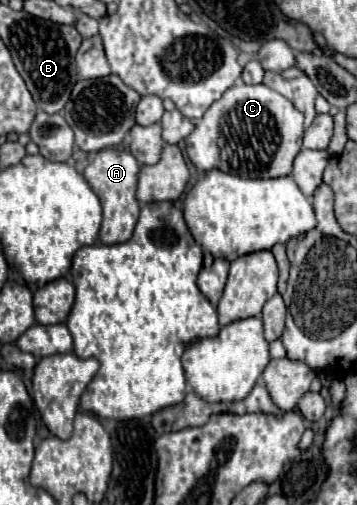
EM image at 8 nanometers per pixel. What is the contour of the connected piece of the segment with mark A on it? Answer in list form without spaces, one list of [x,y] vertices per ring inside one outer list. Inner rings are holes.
[[[121,149],[99,151],[95,155],[93,163],[85,169],[83,175],[103,205],[103,223],[101,223],[101,231],[99,231],[101,243],[125,243],[131,239],[135,223],[139,219],[139,203],[135,199],[139,169],[141,167],[139,167],[137,159],[129,151],[121,151]]]

